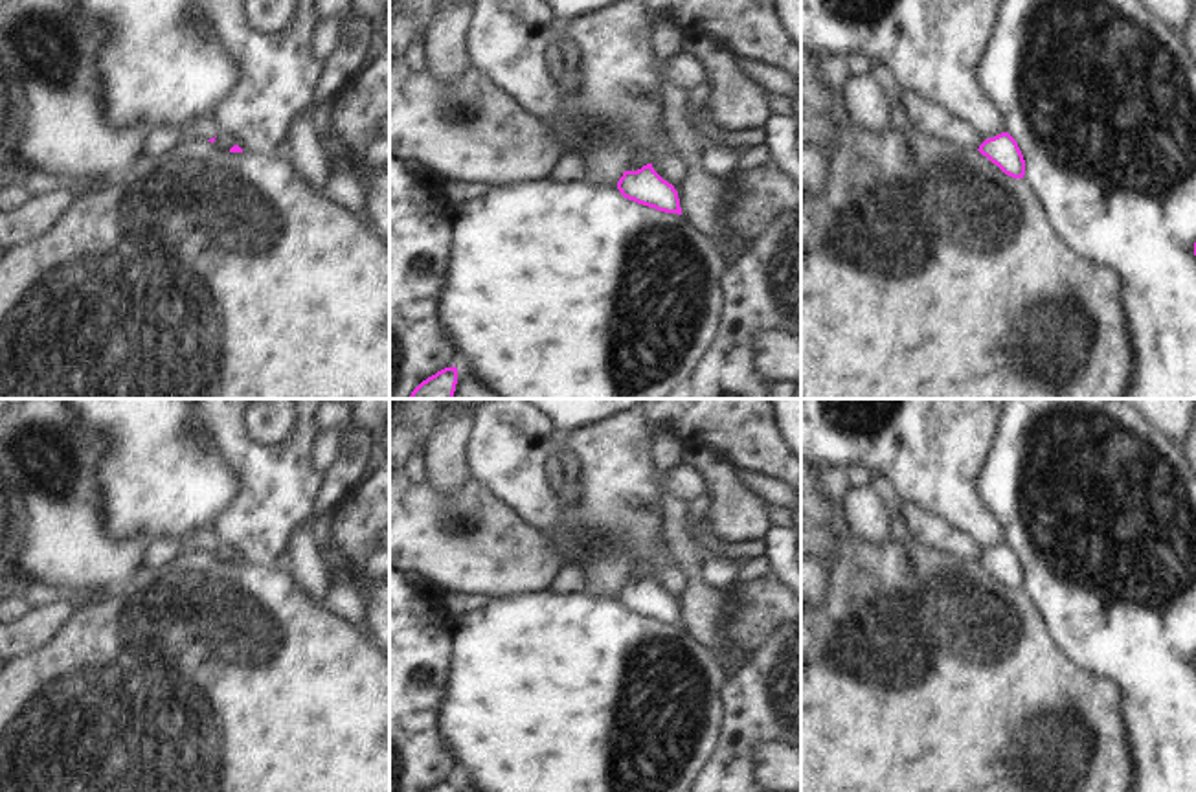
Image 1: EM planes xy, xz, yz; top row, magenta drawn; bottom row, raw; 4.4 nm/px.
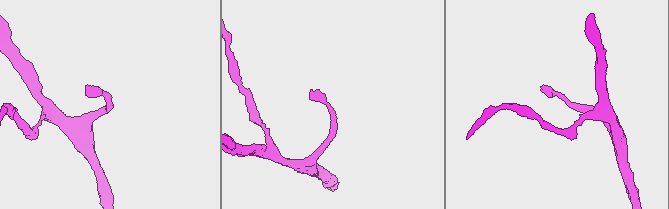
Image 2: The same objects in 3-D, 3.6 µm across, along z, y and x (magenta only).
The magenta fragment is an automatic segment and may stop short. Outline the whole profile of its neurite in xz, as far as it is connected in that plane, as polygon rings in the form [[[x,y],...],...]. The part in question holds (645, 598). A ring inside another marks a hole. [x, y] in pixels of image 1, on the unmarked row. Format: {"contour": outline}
{"contour": [[[652,575],[637,583],[625,583],[617,594],[617,601],[628,612],[658,623],[682,627],[678,603],[654,583]]]}

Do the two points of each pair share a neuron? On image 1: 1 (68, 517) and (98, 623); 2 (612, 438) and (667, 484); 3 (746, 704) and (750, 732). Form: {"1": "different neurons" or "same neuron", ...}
{"1": "different neurons", "2": "different neurons", "3": "same neuron"}

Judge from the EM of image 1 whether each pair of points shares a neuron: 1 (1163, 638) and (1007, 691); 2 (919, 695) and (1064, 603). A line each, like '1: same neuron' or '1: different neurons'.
1: different neurons
2: different neurons

